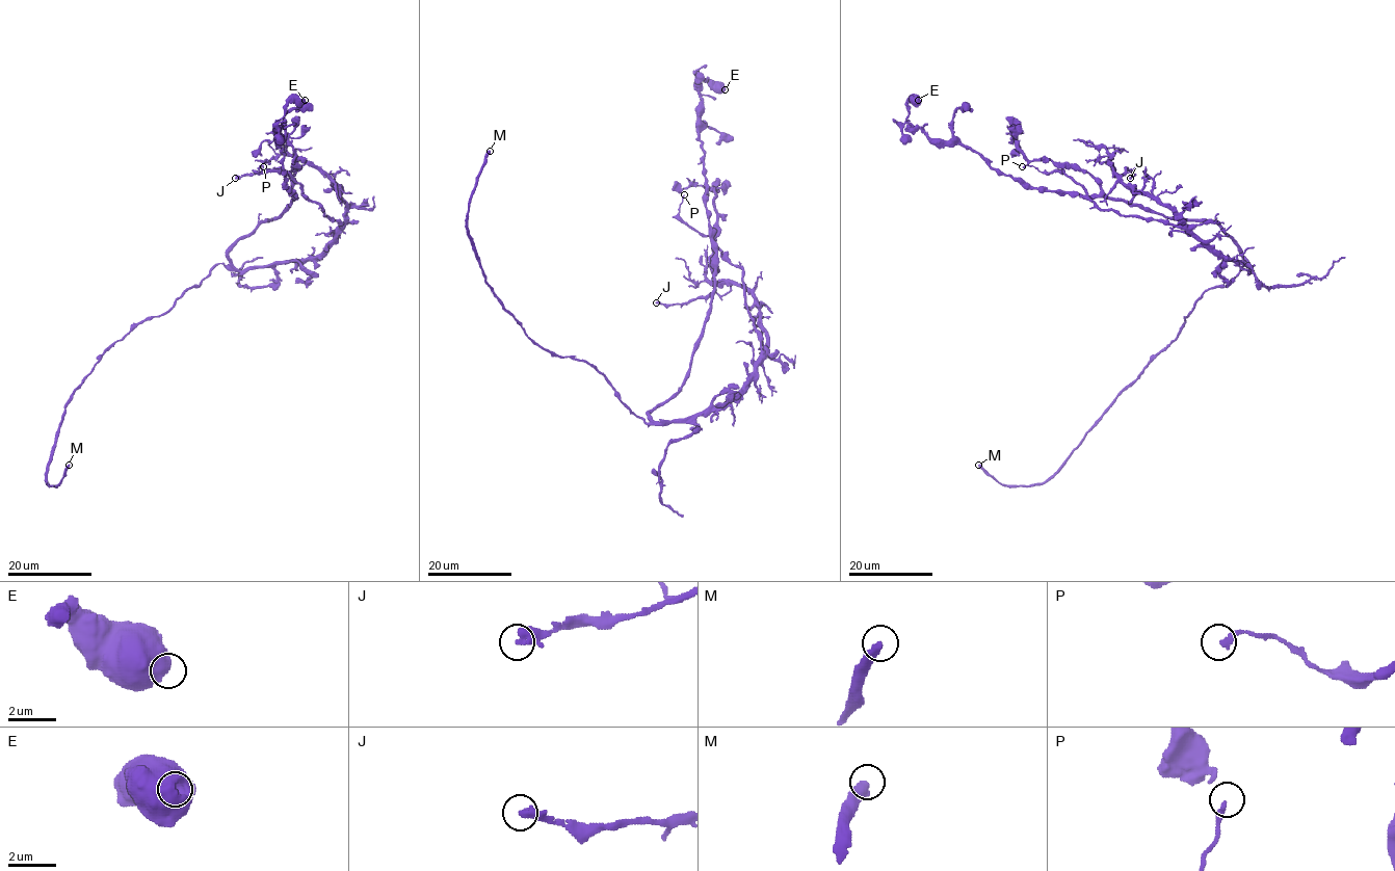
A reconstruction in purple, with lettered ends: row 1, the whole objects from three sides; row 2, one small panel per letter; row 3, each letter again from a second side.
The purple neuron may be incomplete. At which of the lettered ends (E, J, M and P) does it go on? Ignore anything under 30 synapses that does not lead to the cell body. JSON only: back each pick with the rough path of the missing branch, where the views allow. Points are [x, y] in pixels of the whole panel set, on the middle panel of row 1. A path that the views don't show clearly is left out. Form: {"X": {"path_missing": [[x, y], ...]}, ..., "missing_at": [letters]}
{"M": {"path_missing": [[490, 151], [506, 144], [518, 133]]}, "missing_at": ["M"]}

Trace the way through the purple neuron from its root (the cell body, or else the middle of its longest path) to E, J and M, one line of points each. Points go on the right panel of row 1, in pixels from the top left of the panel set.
E: (1249, 263), (1216, 223), (1024, 187), (967, 147), (914, 128), (907, 104), (918, 100)
J: (1249, 263), (1251, 270), (1220, 258), (1167, 207), (1133, 192), (1111, 163), (1116, 175), (1130, 169), (1130, 178)
M: (1249, 263), (1227, 285), (1202, 294), (1178, 336), (1116, 397), (1048, 480), (1003, 485), (978, 465)

